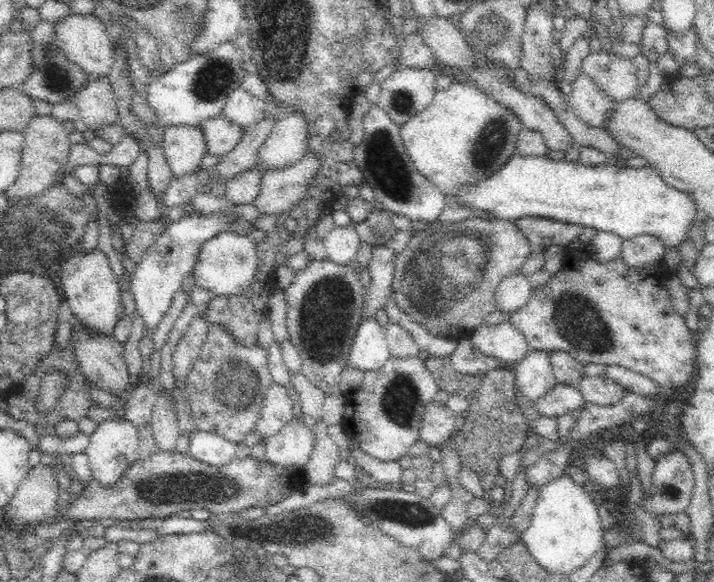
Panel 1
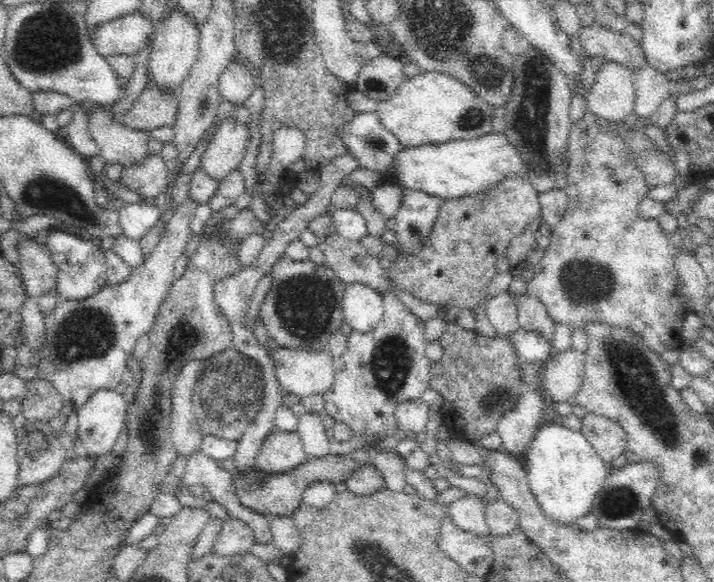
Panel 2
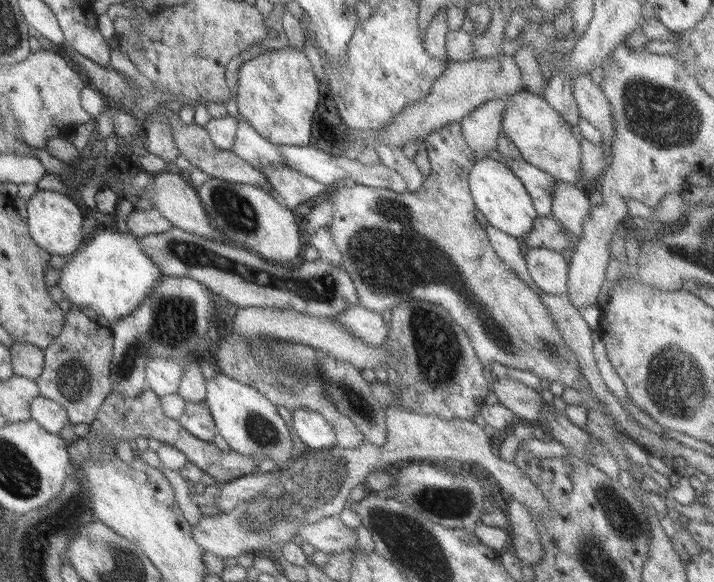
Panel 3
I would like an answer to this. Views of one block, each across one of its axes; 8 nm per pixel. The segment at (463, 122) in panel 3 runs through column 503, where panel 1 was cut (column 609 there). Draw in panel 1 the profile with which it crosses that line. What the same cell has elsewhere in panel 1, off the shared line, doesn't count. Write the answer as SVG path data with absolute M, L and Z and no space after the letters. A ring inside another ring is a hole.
M582 71L574 76L567 100L580 120L591 127L602 128L610 105L614 104L594 78Z

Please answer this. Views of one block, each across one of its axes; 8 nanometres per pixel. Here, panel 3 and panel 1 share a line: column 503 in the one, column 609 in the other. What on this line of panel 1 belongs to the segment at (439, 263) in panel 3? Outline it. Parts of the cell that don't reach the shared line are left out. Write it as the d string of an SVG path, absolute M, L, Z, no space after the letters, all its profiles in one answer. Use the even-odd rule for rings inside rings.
M568 250L567 253L560 270L551 276L547 285L533 289L528 303L509 313L509 323L524 337L527 350L562 351L583 365L606 364L632 370L663 388L659 396L666 401L670 401L672 390L691 384L696 374L697 340L686 322L672 310L664 286L666 272L628 270L619 256L610 264L598 264L590 256L582 258Z

